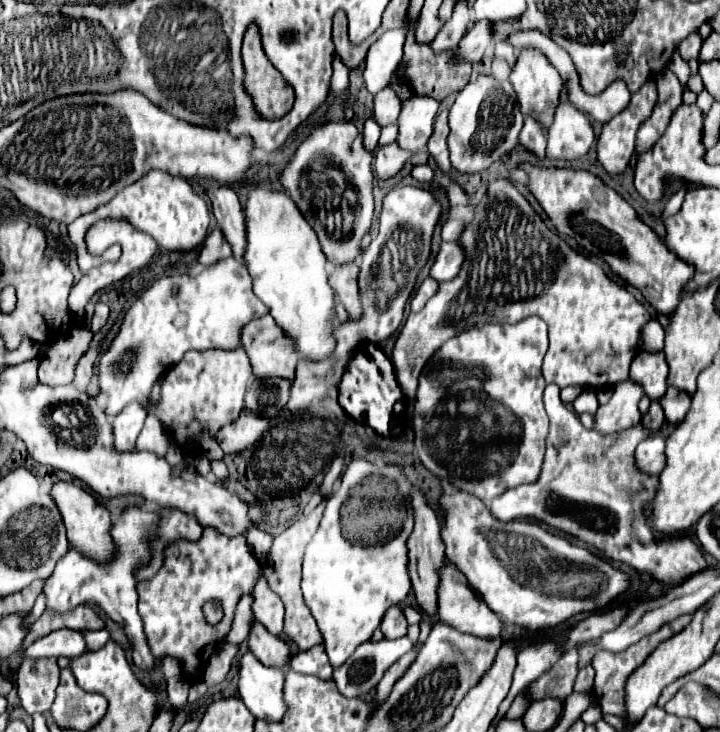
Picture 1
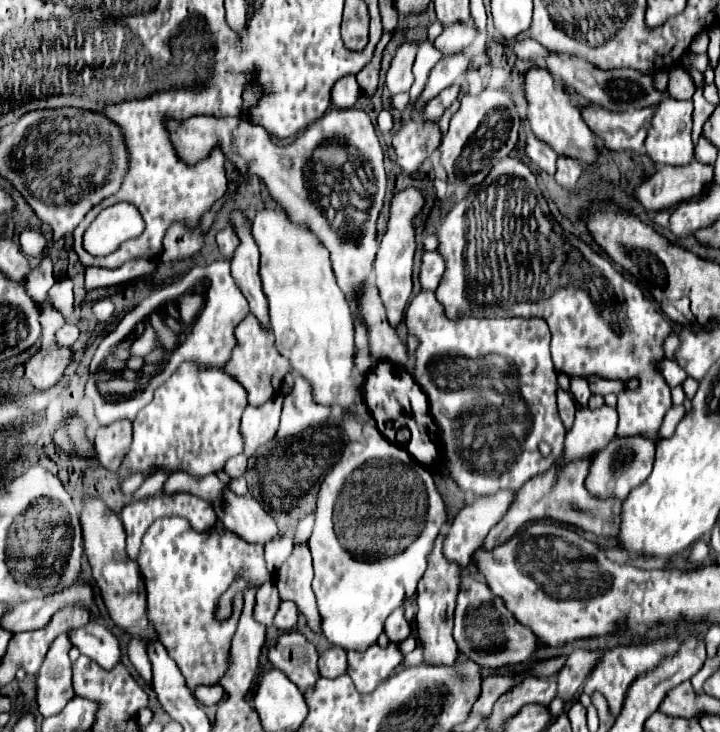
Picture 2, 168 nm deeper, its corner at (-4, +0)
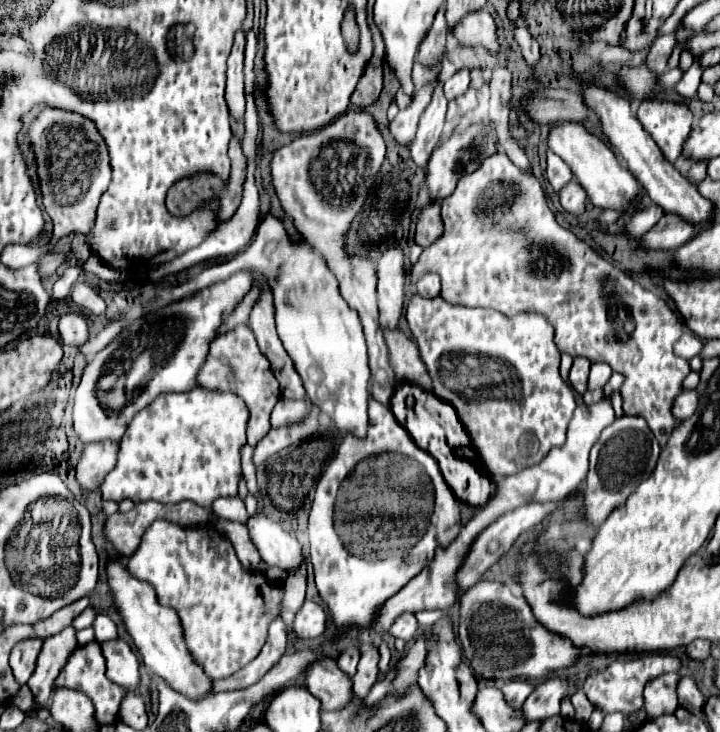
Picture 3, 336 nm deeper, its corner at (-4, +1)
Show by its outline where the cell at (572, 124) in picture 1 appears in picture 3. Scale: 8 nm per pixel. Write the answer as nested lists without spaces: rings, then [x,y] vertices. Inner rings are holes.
[[[570,181],[570,185],[566,185],[560,191],[560,205],[570,215],[582,215],[584,213],[584,209],[586,209],[586,191],[580,187],[580,183]]]

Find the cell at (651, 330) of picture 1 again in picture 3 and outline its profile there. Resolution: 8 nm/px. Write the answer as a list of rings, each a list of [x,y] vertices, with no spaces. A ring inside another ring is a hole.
[[[684,331],[682,339],[674,347],[674,353],[690,361],[694,355],[698,355],[702,351],[702,347],[704,347],[704,343],[692,331]]]

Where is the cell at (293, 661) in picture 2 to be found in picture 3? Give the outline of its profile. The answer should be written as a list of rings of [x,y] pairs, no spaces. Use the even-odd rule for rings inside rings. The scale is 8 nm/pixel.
[[[320,659],[306,671],[308,691],[322,701],[324,711],[340,711],[354,699],[350,693],[352,677],[338,669],[334,659]],[[352,695],[352,697],[350,697]]]

